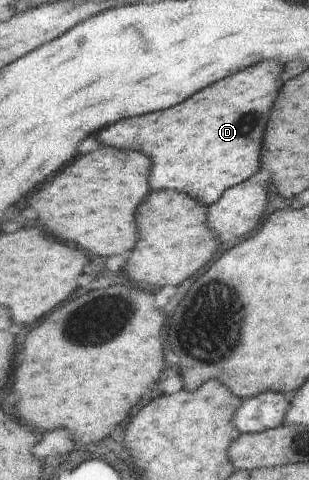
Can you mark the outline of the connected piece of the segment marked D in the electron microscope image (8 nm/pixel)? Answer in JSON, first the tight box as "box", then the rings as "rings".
{"box":[97,61,283,205],"rings":[[[265,61],[195,93],[173,109],[105,127],[97,133],[97,139],[103,145],[147,153],[153,161],[153,191],[175,189],[205,205],[213,205],[227,189],[247,181],[262,167],[263,161],[259,163],[261,139],[267,115],[283,85],[279,75],[279,63]]]}

